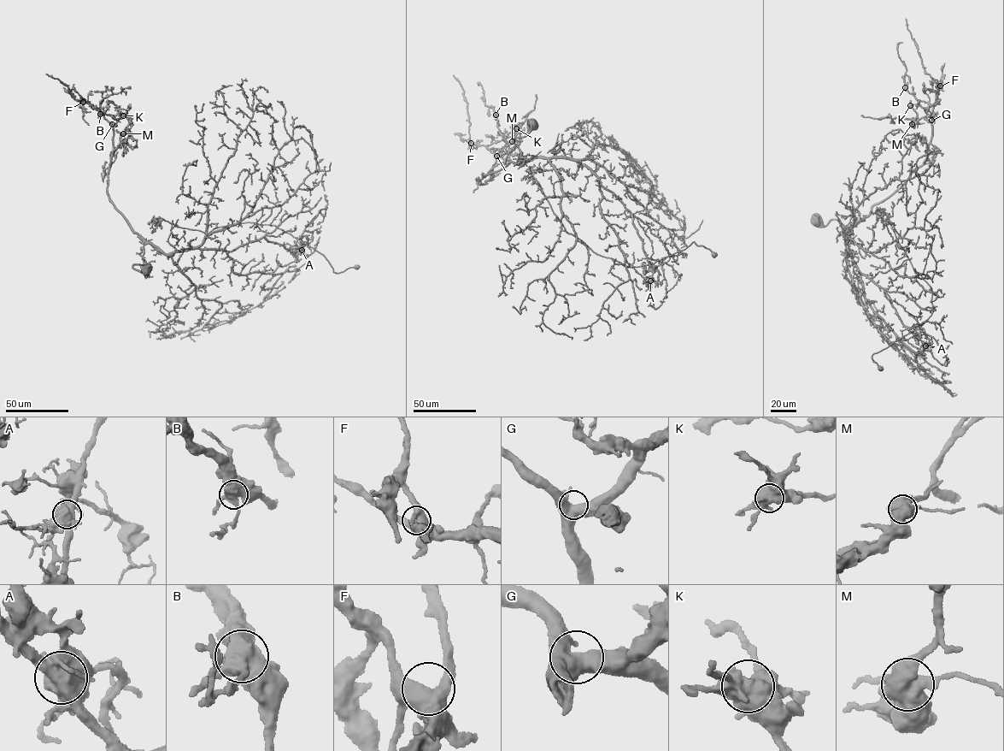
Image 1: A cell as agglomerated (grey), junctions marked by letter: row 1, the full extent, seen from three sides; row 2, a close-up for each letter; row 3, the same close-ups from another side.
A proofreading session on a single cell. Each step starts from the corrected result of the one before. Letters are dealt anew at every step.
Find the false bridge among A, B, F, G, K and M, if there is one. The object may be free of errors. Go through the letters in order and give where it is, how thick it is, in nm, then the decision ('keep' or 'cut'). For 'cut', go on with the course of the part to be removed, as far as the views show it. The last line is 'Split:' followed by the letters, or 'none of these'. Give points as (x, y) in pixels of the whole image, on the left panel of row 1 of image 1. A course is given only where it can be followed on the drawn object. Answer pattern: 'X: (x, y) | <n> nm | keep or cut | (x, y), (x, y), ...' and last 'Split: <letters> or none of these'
A: (302, 250) | 650 nm | cut | (302, 250), (307, 236), (295, 238), (274, 225), (240, 222), (207, 233), (159, 218), (153, 219), (155, 231)
B: (100, 114) | 650 nm | keep
F: (83, 102) | 500 nm | keep
G: (112, 124) | 500 nm | keep
K: (123, 115) | 650 nm | keep
M: (123, 133) | 600 nm | keep
Split: A

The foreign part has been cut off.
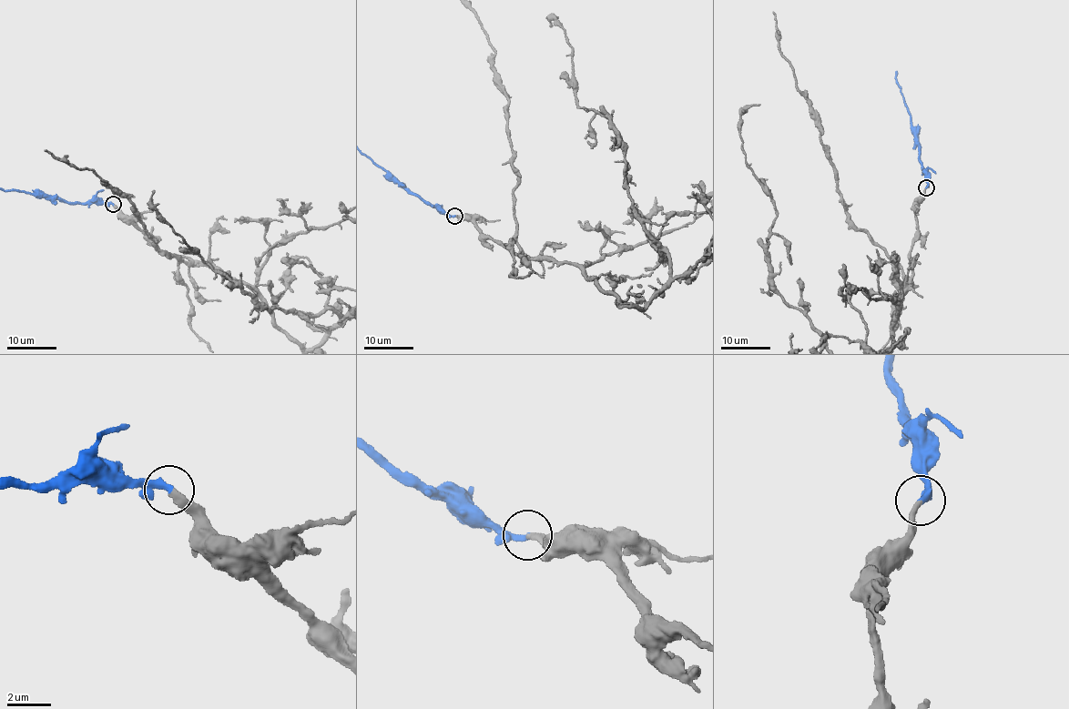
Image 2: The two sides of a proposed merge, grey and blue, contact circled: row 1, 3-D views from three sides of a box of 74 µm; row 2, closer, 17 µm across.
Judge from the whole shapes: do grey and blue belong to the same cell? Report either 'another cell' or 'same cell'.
same cell

